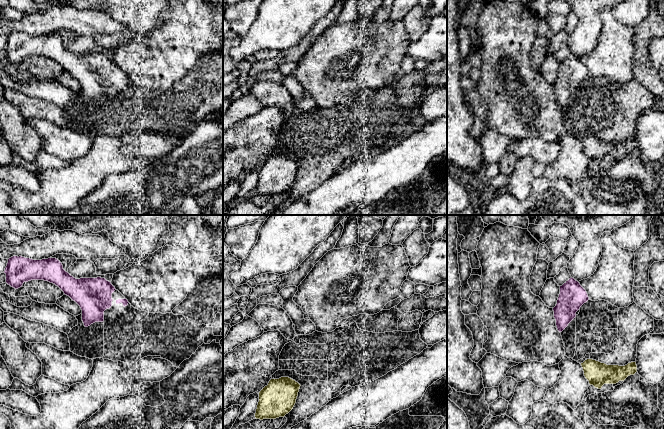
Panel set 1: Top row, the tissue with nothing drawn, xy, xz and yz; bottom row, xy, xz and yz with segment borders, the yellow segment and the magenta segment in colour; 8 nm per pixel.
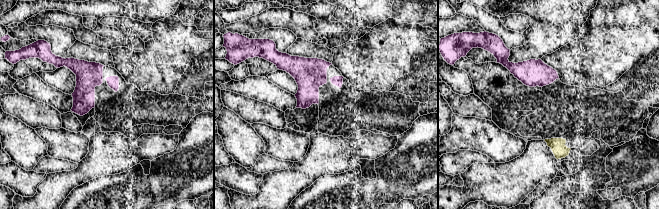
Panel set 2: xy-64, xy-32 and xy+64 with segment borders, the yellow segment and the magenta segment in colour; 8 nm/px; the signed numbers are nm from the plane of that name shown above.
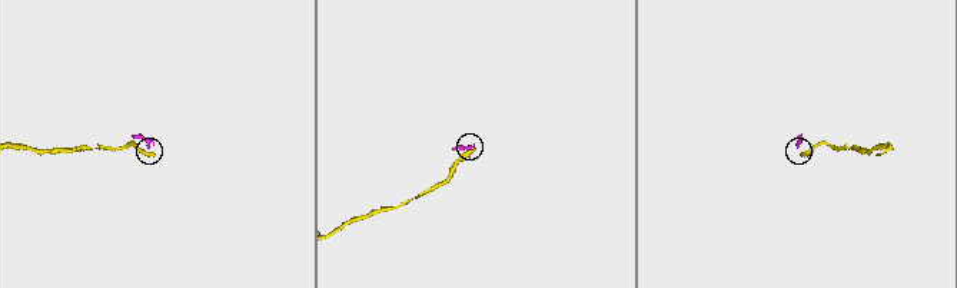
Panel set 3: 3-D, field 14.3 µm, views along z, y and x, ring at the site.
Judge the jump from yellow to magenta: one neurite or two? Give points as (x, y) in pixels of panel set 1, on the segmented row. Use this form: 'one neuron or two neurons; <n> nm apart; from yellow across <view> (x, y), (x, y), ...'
two neurons; 300 nm apart; from yellow across yz (585, 360), (561, 331)

